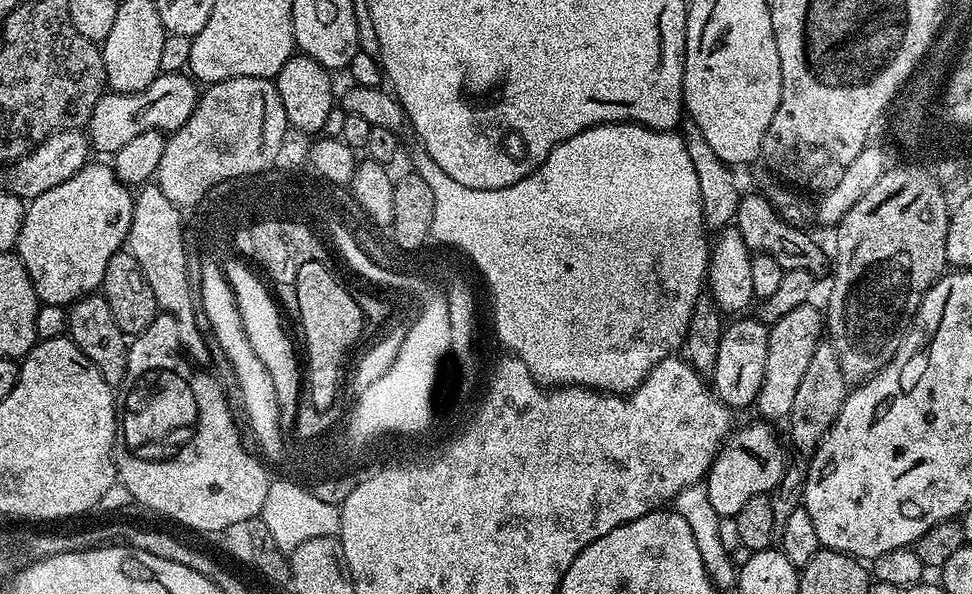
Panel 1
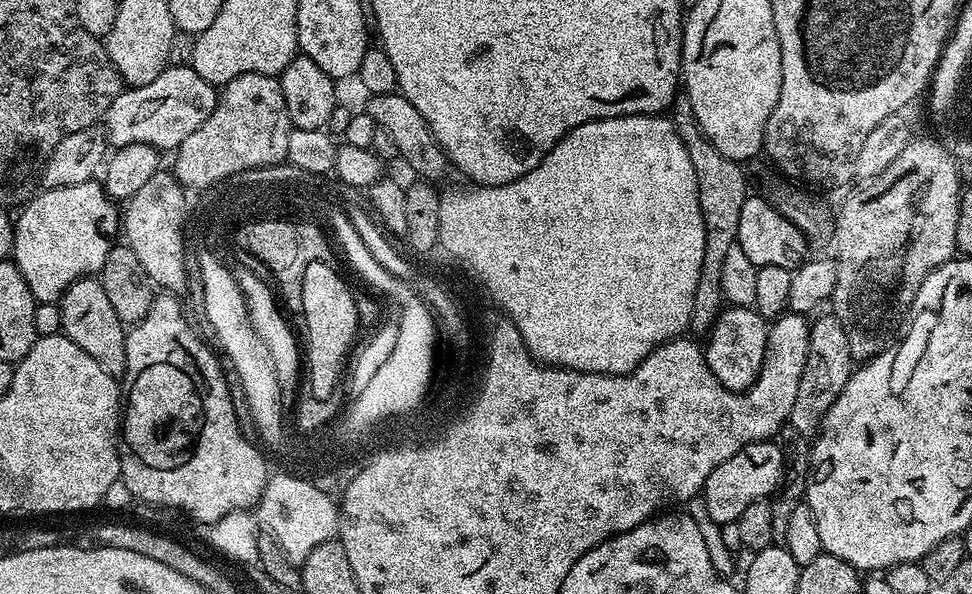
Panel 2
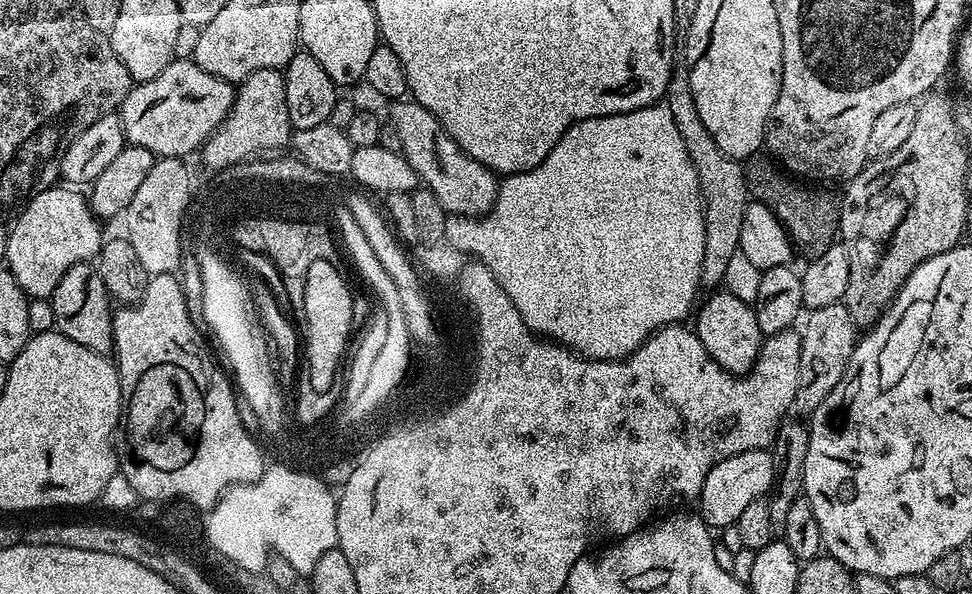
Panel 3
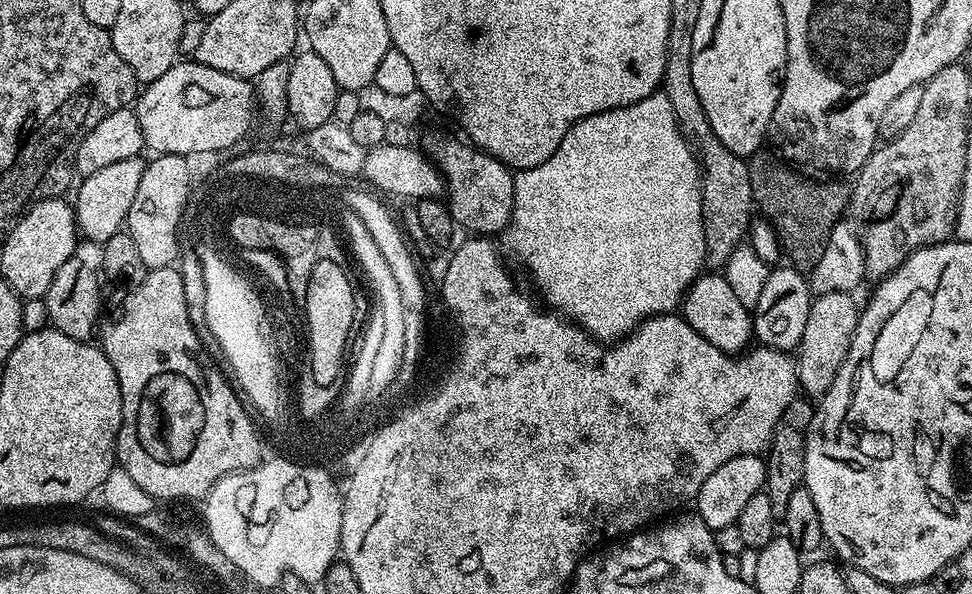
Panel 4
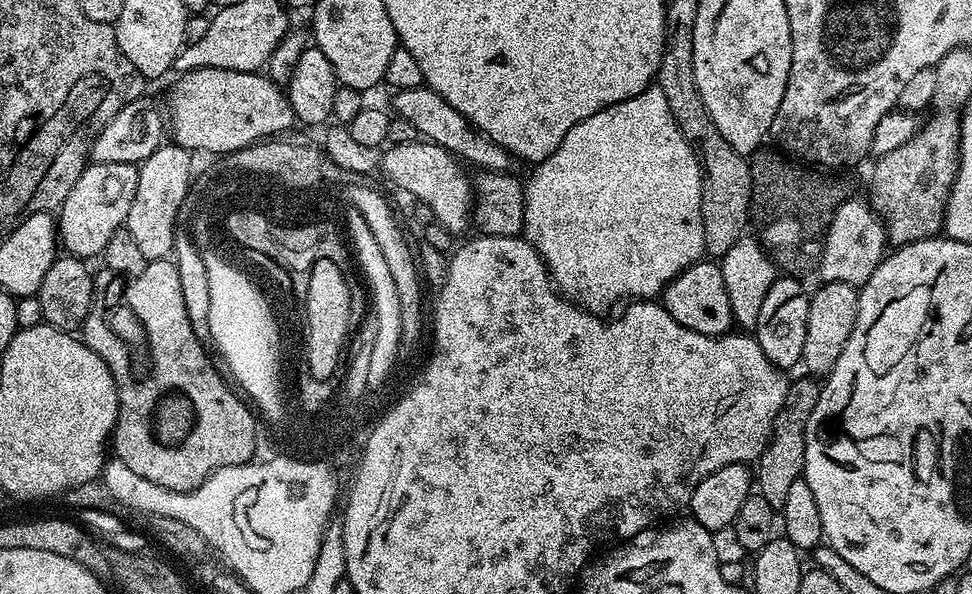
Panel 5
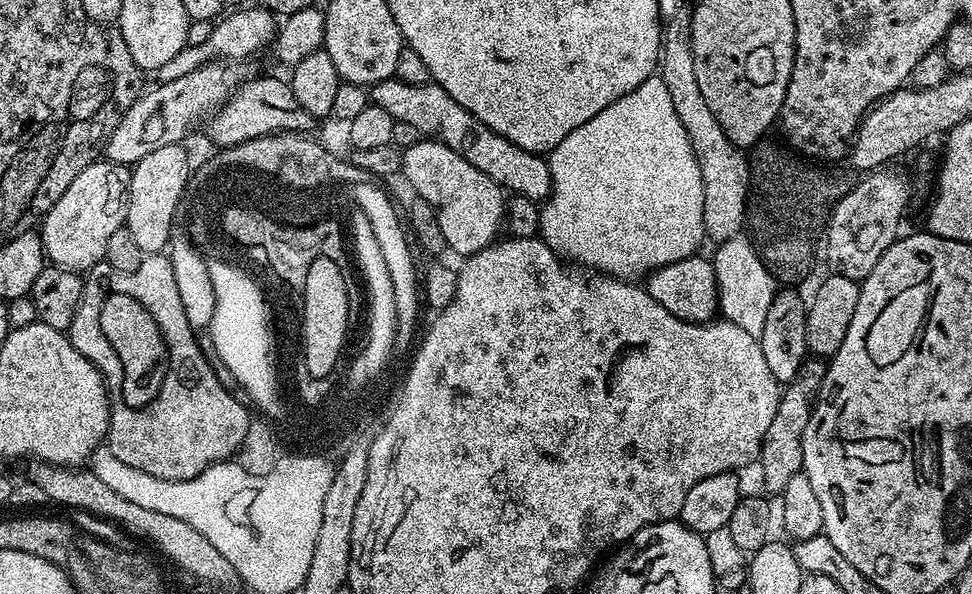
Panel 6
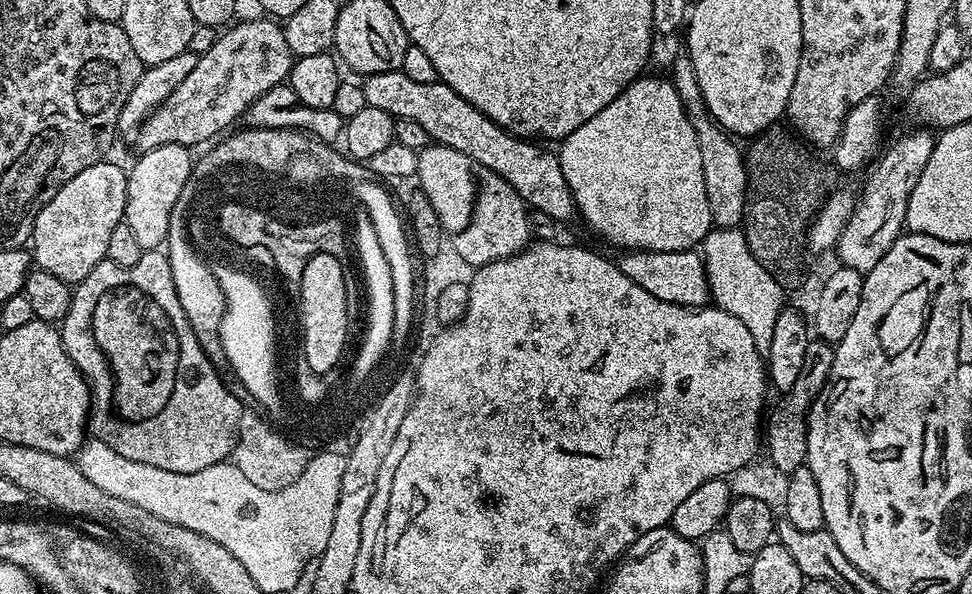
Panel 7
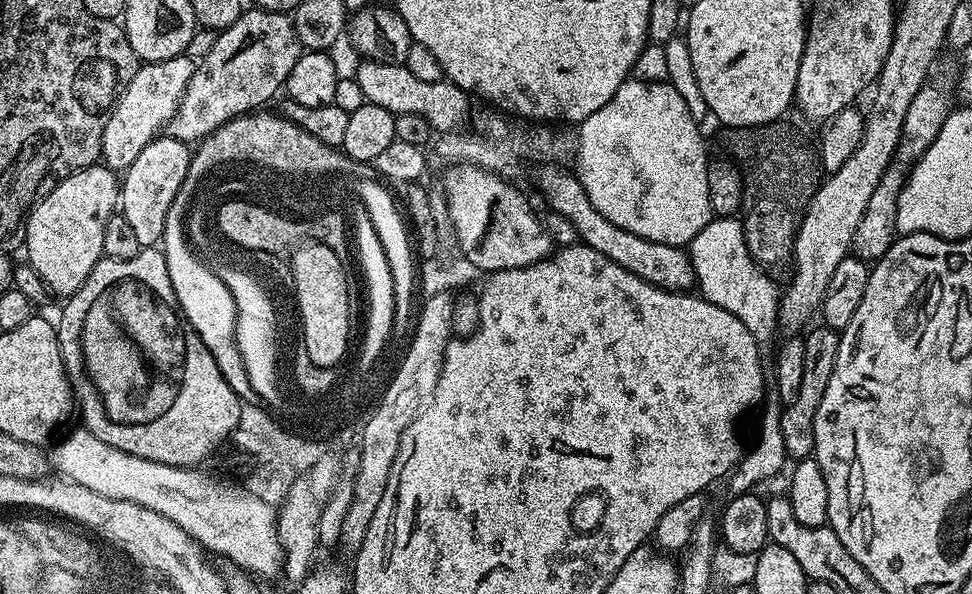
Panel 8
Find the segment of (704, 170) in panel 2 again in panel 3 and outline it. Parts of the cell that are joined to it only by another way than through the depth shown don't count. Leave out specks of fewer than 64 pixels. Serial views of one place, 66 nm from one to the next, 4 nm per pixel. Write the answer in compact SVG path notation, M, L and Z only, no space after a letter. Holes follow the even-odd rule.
M673 67L668 89L664 91L664 100L678 126L678 134L682 134L682 142L686 142L686 150L694 162L694 170L700 183L700 199L704 206L706 230L700 282L705 289L716 290L724 283L726 266L730 263L730 258L734 258L734 254L740 251L739 239L743 215L746 214L750 203L744 165L741 161L727 156L722 150L718 150L718 142L714 142L714 138L710 138L710 130L702 126L702 118L698 118L698 106L694 106L694 90L690 90L687 67Z

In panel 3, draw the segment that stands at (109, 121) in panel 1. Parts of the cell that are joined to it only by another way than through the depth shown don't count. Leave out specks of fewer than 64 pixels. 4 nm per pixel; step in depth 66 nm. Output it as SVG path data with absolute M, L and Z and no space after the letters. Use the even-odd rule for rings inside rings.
M195 59L171 60L158 78L133 83L120 103L118 115L129 145L150 150L152 155L188 158L208 141L232 110L234 88L214 74L206 74Z

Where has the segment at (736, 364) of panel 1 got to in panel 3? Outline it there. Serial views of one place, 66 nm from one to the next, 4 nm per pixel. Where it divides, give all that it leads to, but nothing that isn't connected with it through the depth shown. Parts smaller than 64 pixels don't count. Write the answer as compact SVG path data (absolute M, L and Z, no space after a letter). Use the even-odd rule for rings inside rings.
M726 290L713 291L702 304L703 300L694 312L696 337L702 342L702 346L706 346L706 354L710 354L710 358L714 358L714 362L718 362L722 370L733 376L743 376L756 364L760 346L766 339L758 326L755 307L747 300L734 298L734 294Z

